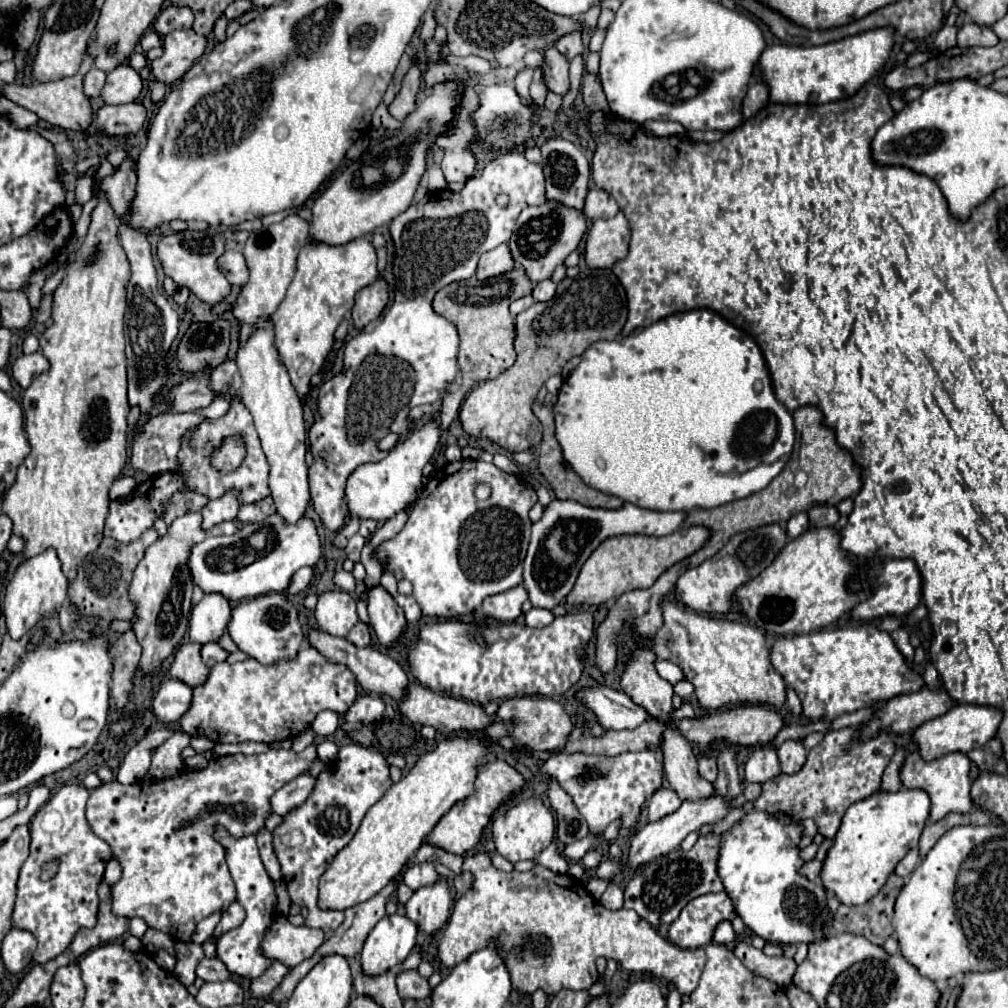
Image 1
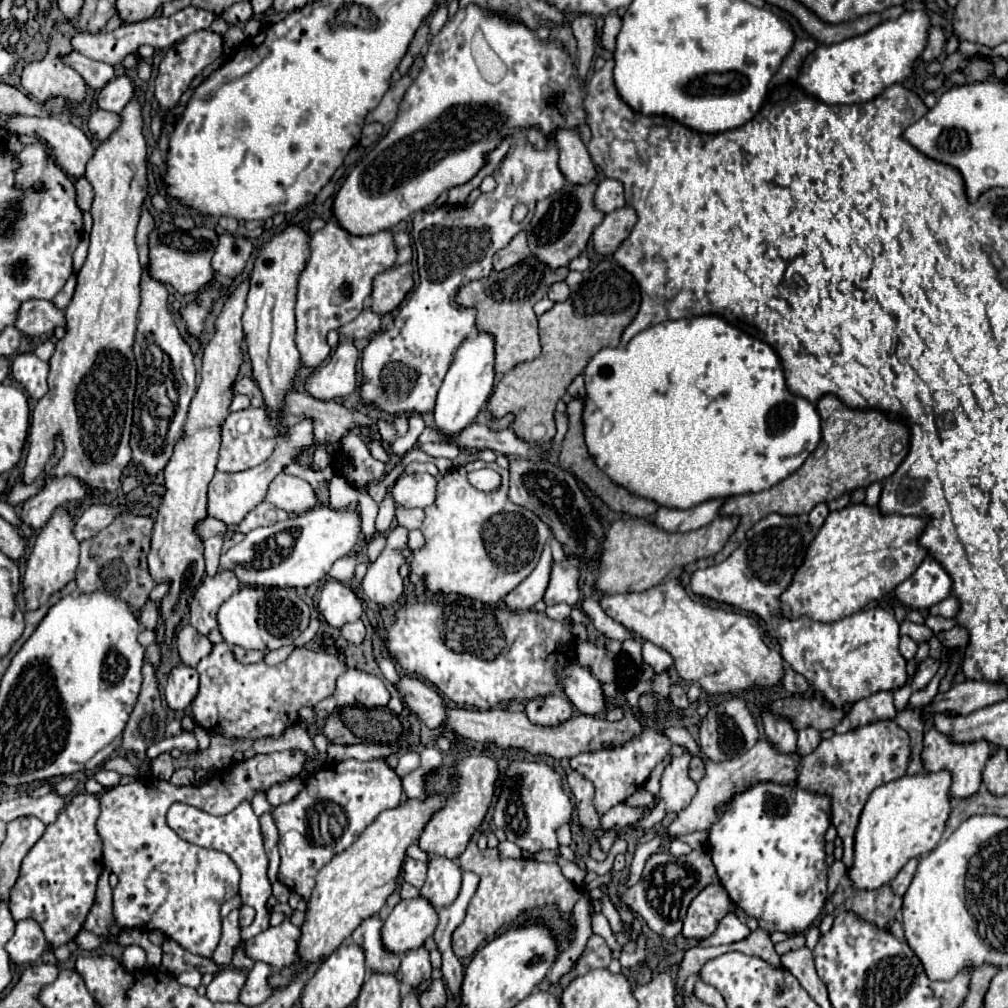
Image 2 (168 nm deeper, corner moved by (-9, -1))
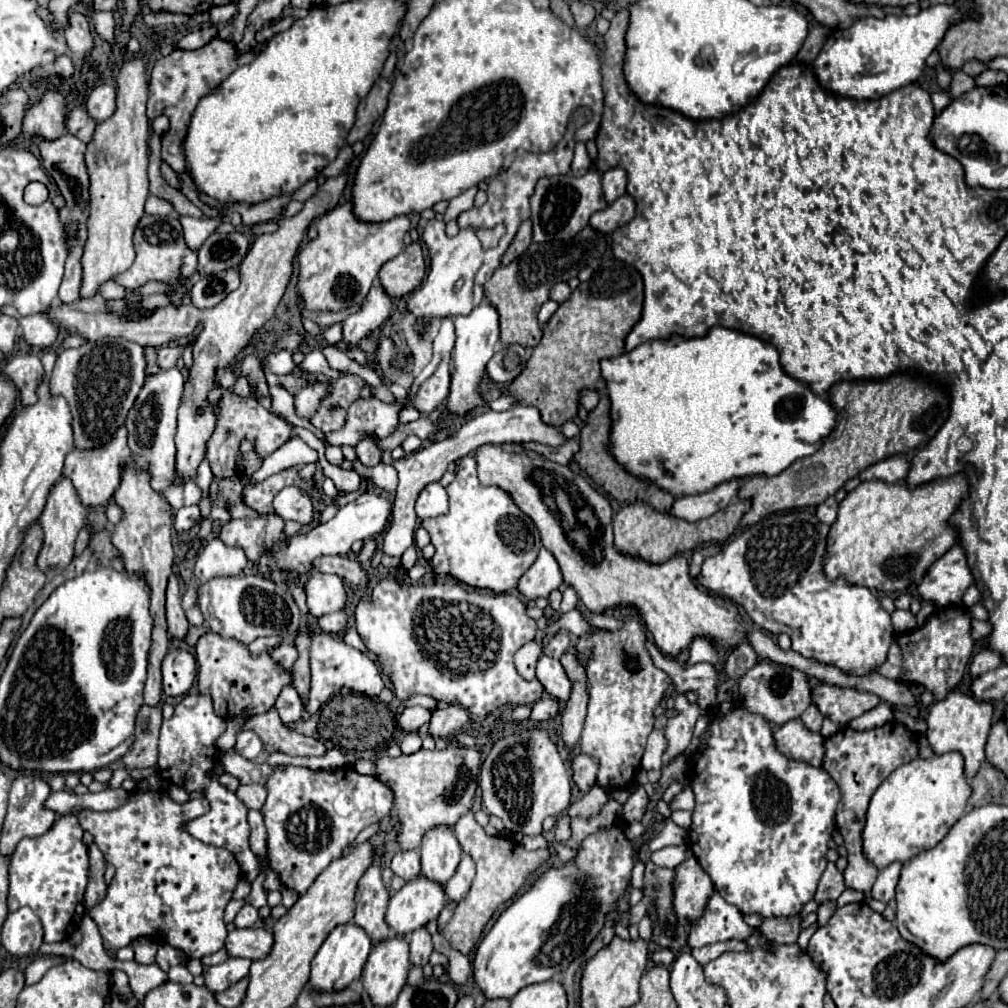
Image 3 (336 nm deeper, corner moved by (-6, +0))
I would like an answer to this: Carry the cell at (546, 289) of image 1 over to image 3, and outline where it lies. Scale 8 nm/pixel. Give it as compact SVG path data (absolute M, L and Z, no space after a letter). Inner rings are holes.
M559 282L559 284L555 284L555 288L551 288L551 300L559 302L559 304L565 302L569 296L571 296L571 288L567 282Z

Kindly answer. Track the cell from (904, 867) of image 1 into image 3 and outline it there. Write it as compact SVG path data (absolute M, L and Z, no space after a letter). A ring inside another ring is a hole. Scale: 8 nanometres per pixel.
M891 862L883 870L879 870L879 876L877 876L873 890L871 890L873 898L877 898L881 902L889 902L895 898L895 886L899 880L899 870L901 870L901 862Z

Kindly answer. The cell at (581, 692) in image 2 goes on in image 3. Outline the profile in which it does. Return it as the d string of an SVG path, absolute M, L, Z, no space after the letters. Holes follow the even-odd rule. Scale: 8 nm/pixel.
M545 654L537 662L537 680L559 702L565 702L567 696L571 694L571 682L567 680L567 676L565 676L559 660L549 658Z

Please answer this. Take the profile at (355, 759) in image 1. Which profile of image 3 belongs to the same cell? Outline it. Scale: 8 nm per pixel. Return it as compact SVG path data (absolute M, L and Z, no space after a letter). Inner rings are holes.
M273 766L273 774L263 782L263 786L267 788L267 800L265 800L265 806L261 808L261 814L263 814L263 820L265 820L265 828L267 828L267 856L269 856L269 862L271 862L271 868L281 876L281 882L291 888L291 890L297 890L299 894L307 892L309 886L315 882L315 878L331 864L331 860L343 856L343 850L357 838L357 834L371 826L373 822L379 822L387 816L387 808L391 808L391 788L387 788L383 782L379 782L375 776L361 776L357 772L353 772L351 766L343 766L339 770L307 770L307 768L299 768L299 766Z

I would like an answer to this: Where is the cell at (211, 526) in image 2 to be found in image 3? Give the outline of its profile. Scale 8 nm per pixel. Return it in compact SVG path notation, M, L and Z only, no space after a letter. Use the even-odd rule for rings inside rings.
M187 506L175 512L175 530L183 532L183 528L191 528L191 524L195 524L195 520L199 520L199 506Z

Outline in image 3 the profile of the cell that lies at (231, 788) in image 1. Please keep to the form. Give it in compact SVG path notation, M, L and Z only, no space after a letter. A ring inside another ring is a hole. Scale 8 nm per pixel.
M137 792L131 794L131 800L115 812L77 814L81 828L93 834L95 844L103 852L105 860L115 866L115 876L107 888L105 898L93 908L87 908L87 916L93 918L103 936L105 950L115 952L123 946L129 946L135 938L141 936L151 936L155 942L171 944L173 948L183 950L189 958L203 958L223 948L227 938L223 910L233 896L241 868L231 852L203 844L201 840L191 838L191 834L183 832L183 820L199 818L207 812L209 804L203 798L177 804L169 798L167 792Z

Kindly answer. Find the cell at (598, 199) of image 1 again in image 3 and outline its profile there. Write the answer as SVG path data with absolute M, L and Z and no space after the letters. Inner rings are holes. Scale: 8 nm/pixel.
M617 166L603 174L603 194L609 204L619 196L623 196L625 190L627 190L627 172L623 168Z

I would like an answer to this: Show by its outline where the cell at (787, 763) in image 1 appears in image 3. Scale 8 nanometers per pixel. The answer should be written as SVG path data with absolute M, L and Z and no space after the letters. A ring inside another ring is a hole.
M811 704L803 714L801 714L803 724L807 724L807 728L811 728L813 732L821 730L821 722L823 722L823 714L819 712L819 708L815 704Z

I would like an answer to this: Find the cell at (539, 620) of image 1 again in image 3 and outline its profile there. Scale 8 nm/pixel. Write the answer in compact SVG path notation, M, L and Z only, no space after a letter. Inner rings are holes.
M565 588L565 590L563 590L563 602L561 602L561 612L569 612L569 610L577 608L577 604L579 604L579 598L577 598L575 590L573 590L573 588Z

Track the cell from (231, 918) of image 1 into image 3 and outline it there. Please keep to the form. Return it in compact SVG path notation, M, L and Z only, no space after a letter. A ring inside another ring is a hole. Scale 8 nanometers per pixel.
M245 904L245 906L239 910L239 914L235 916L235 926L237 926L237 928L251 928L251 926L257 922L257 918L259 918L257 910L255 910L251 904Z

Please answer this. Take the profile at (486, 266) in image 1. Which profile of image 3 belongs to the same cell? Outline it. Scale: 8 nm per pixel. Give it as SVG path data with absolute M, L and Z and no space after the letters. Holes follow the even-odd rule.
M525 220L521 226L519 226L519 232L515 234L515 238L513 238L513 242L511 242L511 246L507 248L507 252L505 252L505 256L503 256L503 264L509 264L509 262L513 262L517 256L521 256L529 246L531 246L531 242L533 242L533 238L531 238L531 220Z

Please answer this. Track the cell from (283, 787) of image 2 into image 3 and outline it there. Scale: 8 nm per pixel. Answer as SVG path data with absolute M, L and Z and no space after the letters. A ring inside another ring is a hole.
M241 784L235 794L249 810L261 810L267 798L267 790L261 784Z

